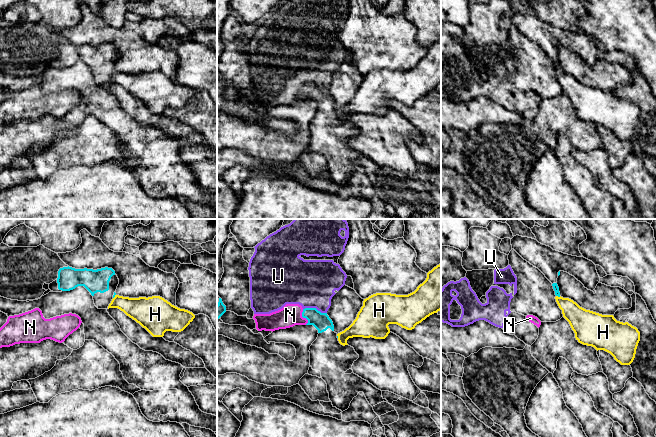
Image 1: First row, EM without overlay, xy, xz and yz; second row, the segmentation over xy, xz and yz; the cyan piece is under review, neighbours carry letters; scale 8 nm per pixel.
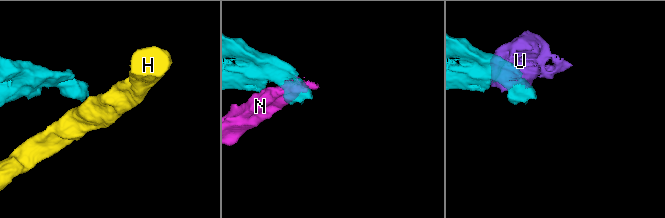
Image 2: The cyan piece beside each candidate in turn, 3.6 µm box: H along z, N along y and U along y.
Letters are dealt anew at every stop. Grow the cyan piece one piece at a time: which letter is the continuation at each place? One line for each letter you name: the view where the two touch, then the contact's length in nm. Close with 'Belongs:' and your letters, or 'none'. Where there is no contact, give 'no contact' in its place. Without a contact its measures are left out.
Belongs: none

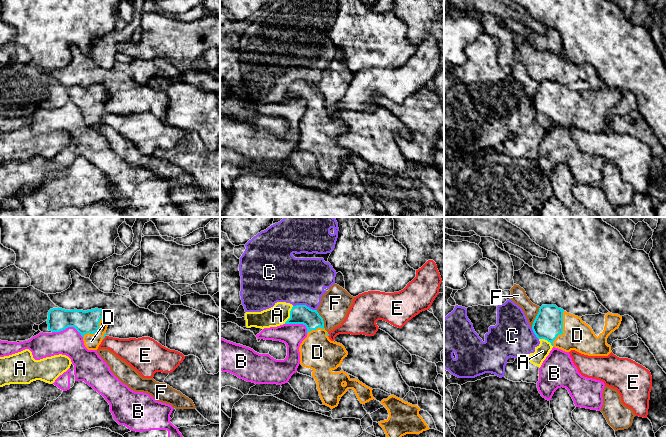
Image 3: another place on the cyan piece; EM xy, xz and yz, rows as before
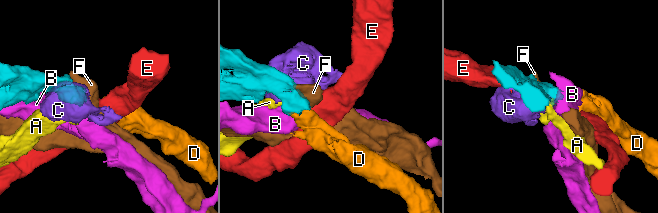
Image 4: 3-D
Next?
D: contact in yz; length 300 nm
Belongs: D

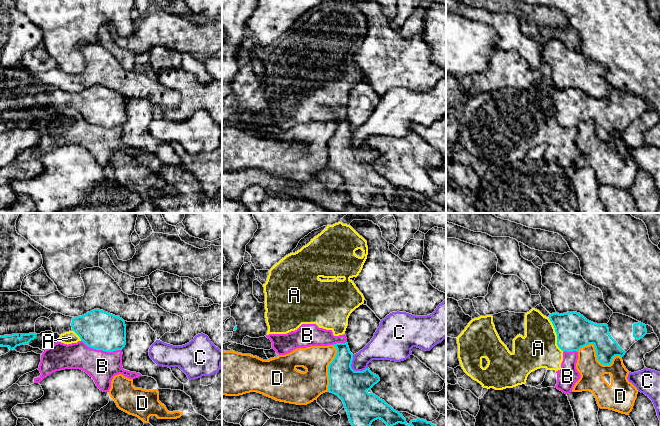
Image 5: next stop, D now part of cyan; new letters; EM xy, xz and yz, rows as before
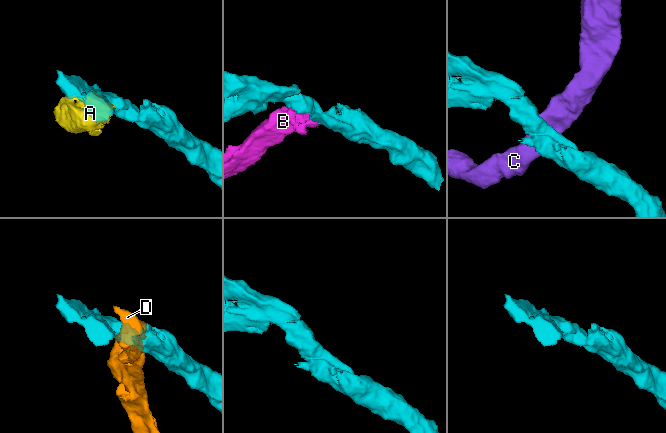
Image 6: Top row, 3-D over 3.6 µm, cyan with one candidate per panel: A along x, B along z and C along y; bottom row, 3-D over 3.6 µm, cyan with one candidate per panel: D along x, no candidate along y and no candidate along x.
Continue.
Belongs: none

